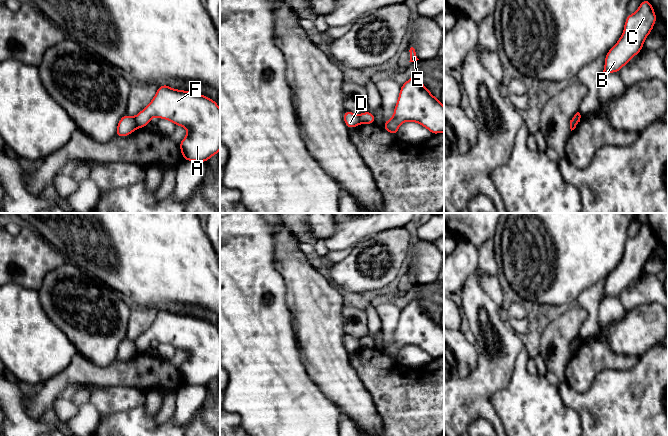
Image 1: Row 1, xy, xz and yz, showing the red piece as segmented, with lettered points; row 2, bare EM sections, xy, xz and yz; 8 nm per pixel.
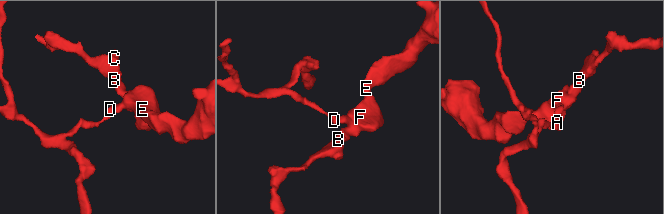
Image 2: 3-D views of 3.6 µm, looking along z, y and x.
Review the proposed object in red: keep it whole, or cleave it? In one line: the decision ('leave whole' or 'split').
split

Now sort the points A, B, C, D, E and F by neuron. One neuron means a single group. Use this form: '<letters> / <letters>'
A B C E F / D

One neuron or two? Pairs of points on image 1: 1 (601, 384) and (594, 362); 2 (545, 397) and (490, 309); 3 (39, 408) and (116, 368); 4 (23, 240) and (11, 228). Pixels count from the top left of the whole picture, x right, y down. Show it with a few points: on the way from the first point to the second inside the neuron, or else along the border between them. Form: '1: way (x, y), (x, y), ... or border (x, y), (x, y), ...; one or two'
1: border (621, 369), (600, 370), (590, 387), (584, 392); two
2: border (523, 347), (516, 359), (512, 377); two
3: way (56, 388), (67, 377), (74, 374), (96, 374); one
4: border (21, 228), (16, 234), (10, 234); two

